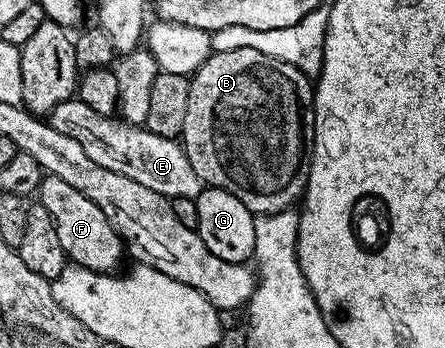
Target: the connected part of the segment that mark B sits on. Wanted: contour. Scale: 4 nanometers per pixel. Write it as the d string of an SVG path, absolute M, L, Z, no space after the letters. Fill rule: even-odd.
M259 49L214 50L189 79L187 117L183 117L179 136L202 184L222 187L227 193L239 197L254 216L290 210L305 190L307 152L311 147L307 124L313 114L314 90L310 76L287 61L259 53Z

